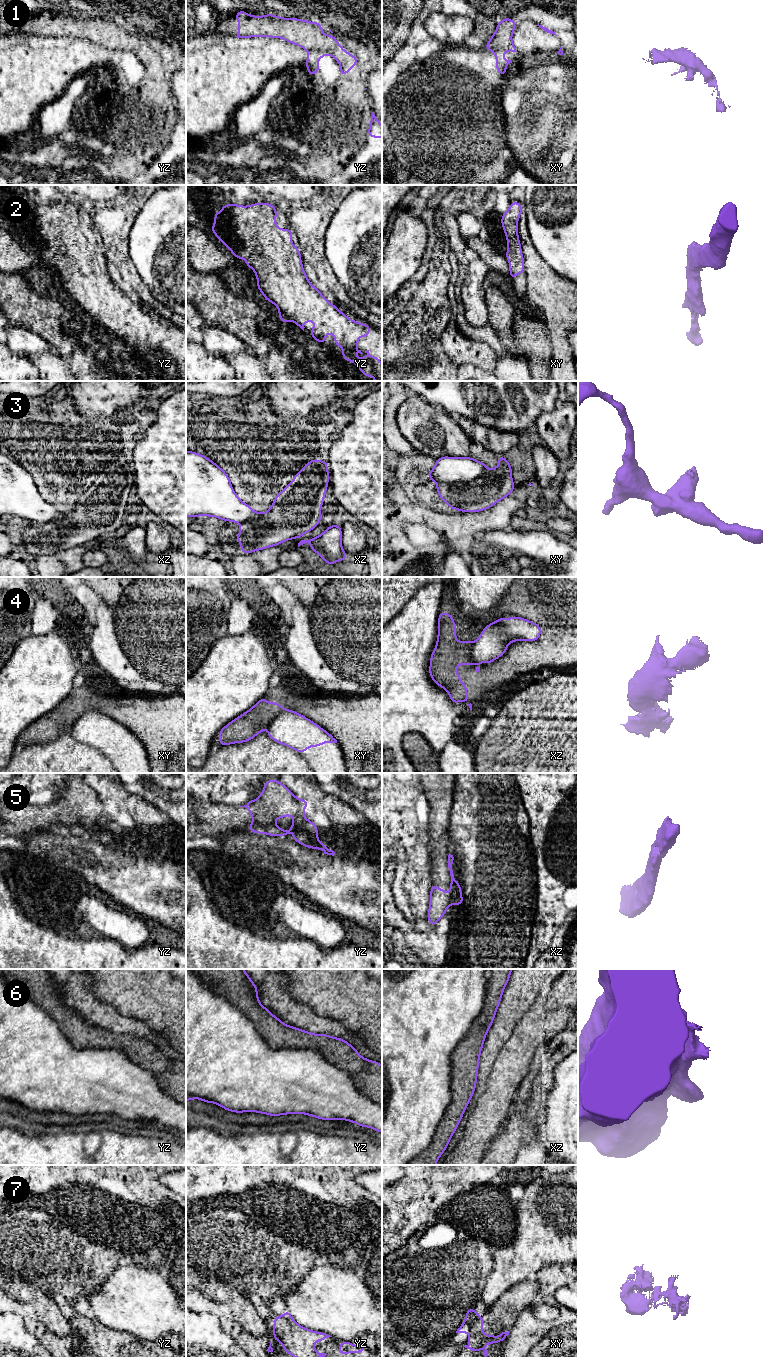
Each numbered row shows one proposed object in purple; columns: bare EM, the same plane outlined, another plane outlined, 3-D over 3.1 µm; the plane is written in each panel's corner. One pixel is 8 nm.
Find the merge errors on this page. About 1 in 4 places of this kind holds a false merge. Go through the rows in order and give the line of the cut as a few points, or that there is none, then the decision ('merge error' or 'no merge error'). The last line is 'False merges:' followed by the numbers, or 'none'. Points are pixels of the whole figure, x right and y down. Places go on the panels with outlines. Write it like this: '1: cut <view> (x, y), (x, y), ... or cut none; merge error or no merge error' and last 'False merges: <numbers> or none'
1: cut none; no merge error
2: cut none; no merge error
3: cut xy (488, 469), (470, 481), (459, 481), (456, 483), (438, 482); merge error
4: cut xz (473, 642), (471, 646), (472, 663); merge error
5: cut none; no merge error
6: cut yz (190, 969), (243, 1013), (272, 1049), (316, 1049), (381, 1106); merge error
7: cut xy (481, 1316), (472, 1323), (469, 1332); merge error
False merges: 3, 4, 6, 7

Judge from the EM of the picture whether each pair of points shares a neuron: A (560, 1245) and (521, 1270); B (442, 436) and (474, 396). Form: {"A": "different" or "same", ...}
{"A": "same", "B": "different"}

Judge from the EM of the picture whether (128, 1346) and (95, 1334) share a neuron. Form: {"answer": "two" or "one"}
{"answer": "one"}

